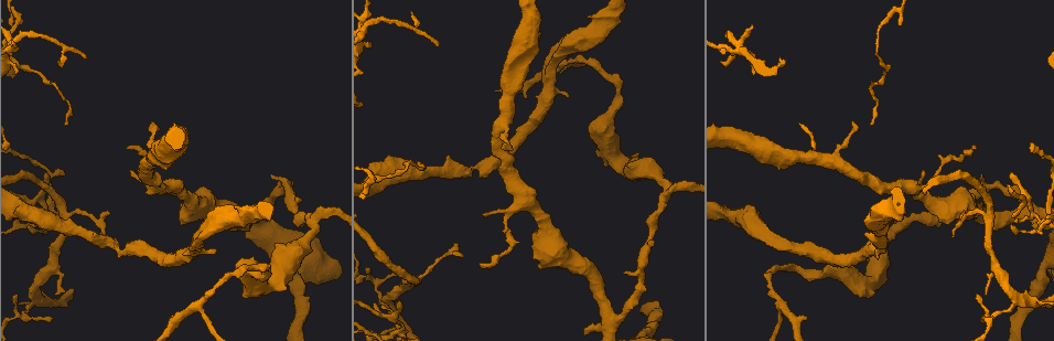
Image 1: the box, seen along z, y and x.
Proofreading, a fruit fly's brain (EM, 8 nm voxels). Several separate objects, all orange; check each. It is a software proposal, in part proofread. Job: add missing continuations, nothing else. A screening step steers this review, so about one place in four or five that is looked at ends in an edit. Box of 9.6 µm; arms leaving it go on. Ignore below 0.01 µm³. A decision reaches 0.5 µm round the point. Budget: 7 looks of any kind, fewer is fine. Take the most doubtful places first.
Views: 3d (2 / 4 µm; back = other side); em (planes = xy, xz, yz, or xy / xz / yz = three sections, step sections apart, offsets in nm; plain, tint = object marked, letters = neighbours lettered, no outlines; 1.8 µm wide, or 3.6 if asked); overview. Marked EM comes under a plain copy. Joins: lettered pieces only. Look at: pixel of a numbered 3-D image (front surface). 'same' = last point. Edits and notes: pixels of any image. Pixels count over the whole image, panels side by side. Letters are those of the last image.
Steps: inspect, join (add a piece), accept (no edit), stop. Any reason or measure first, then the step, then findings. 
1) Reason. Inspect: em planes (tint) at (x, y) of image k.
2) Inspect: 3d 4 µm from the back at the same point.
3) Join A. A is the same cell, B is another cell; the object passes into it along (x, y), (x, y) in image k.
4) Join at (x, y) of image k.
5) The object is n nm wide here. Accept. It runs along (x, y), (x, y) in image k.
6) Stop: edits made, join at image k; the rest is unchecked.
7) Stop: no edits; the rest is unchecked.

End of a long branch. Inspect: 3d 2 µm at (67, 125) of image 1.

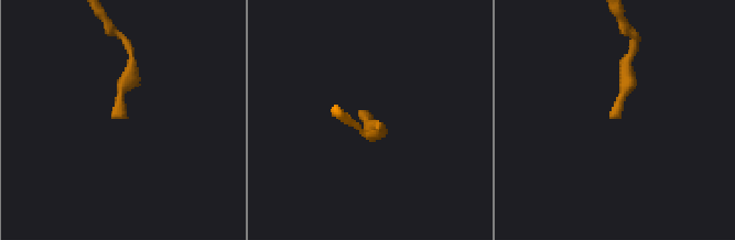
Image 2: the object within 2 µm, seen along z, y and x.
Inspect: em planes (letters) at (612, 114) of image 2.

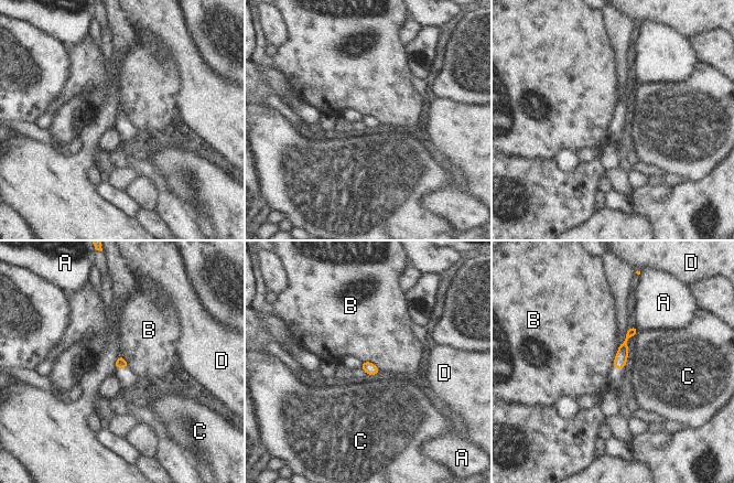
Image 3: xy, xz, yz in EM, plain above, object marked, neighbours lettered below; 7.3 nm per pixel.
The object is 80 nm wide here. Accept. A, B, C and D are other cells; it runs along (634, 330), (615, 365) in image 3; no lettered piece goes on from it.

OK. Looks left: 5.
Inspect: 3d 2 µm at (396, 302) of image 1.

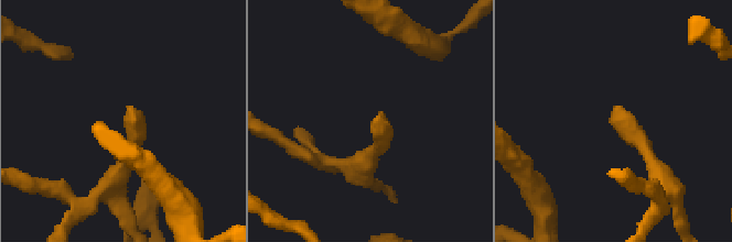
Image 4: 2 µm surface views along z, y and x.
Shape alone is not enough. Inspect: em planes (letters) at (127, 107) of image 4.

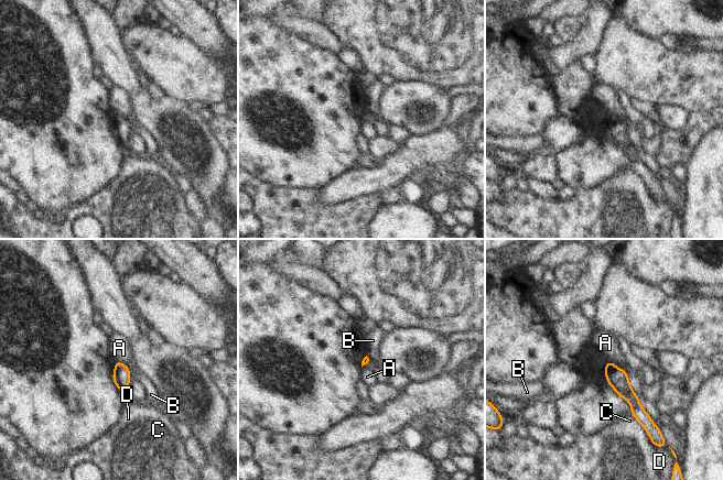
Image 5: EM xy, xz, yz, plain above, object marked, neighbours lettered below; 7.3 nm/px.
Accept. A, B, C and D are other cells; it runs along (610, 364), (643, 418) in image 5; no lettered piece goes on from it.

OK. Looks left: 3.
Branch stops here. Inspect: em xz step 16 (letters) at (214, 250) of image 1.

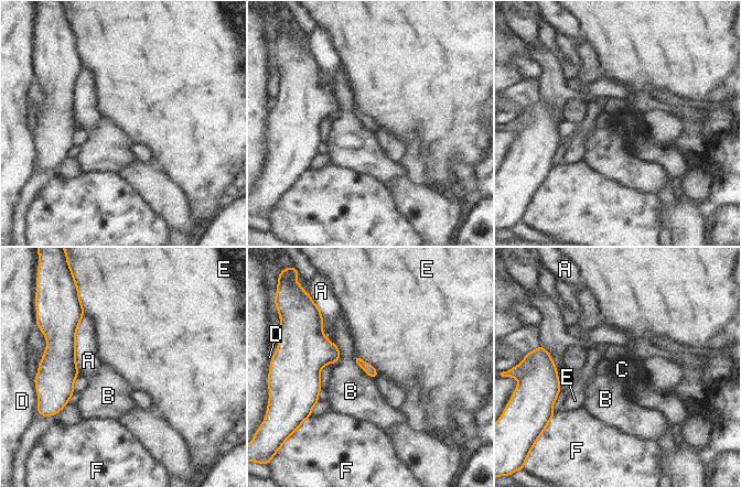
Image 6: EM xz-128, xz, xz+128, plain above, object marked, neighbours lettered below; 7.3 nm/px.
Accept. A, B, C, D, E and F are other cells; a border runs along (356, 354), (379, 374) in image 6; none of them fits.

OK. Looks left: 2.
Stop: no edits; the rest is unchecked.

